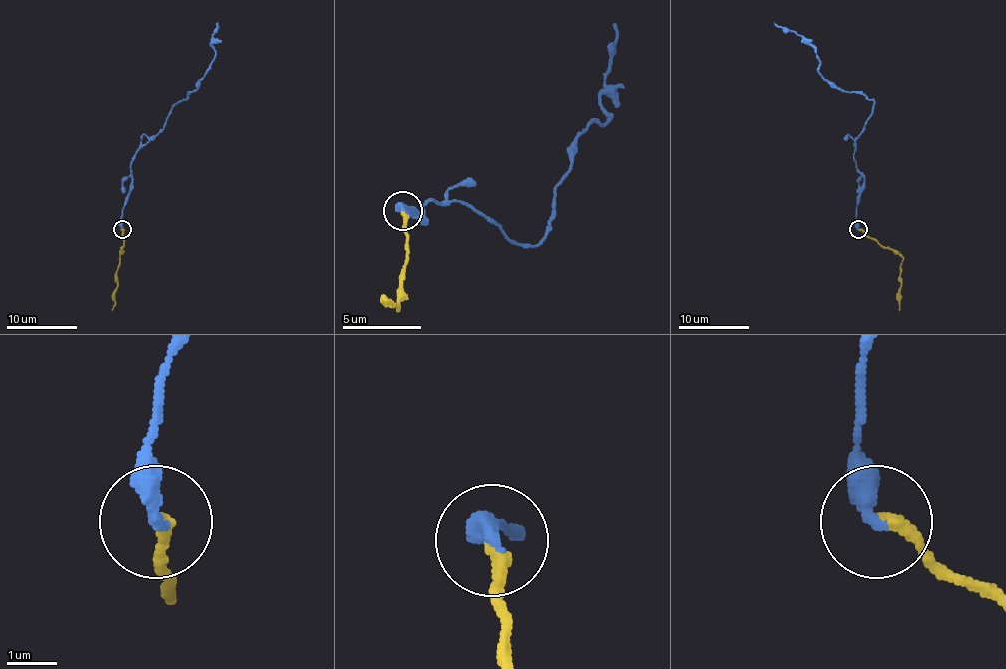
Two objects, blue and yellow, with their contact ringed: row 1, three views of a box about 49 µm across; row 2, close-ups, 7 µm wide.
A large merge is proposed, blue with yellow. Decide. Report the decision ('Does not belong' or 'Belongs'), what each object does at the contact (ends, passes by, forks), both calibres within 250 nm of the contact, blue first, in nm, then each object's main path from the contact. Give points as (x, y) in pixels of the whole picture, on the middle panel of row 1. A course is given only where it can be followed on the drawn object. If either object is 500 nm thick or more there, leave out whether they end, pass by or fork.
Belongs. At the ring blue ends. At the ring yellow ends. Thickness 380 nm (blue) against 280 nm. Course of blue: (402, 210), (425, 221), (425, 202), (468, 202), (511, 241), (535, 245), (570, 155), (609, 116), (613, 22). Course of yellow: (402, 210), (406, 264), (398, 308), (382, 300)

